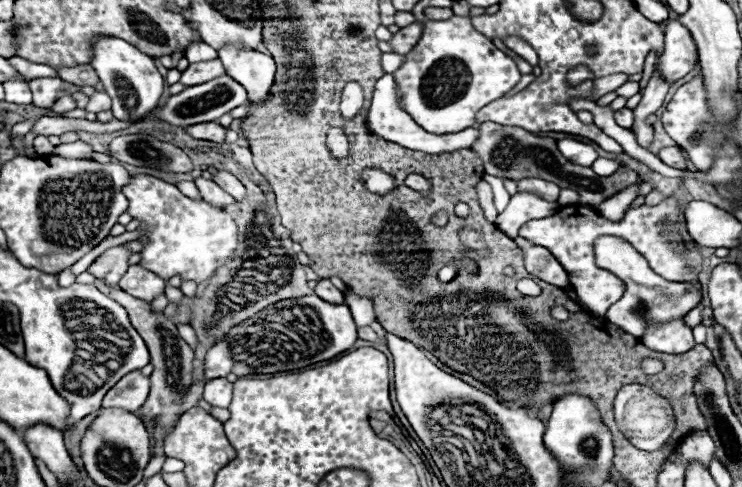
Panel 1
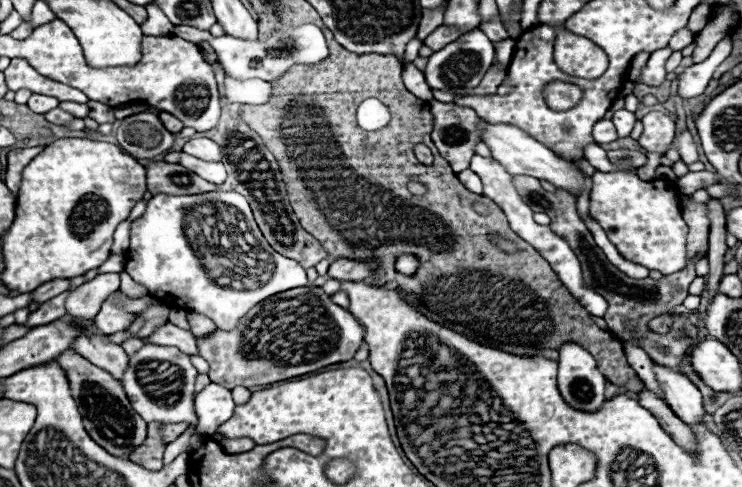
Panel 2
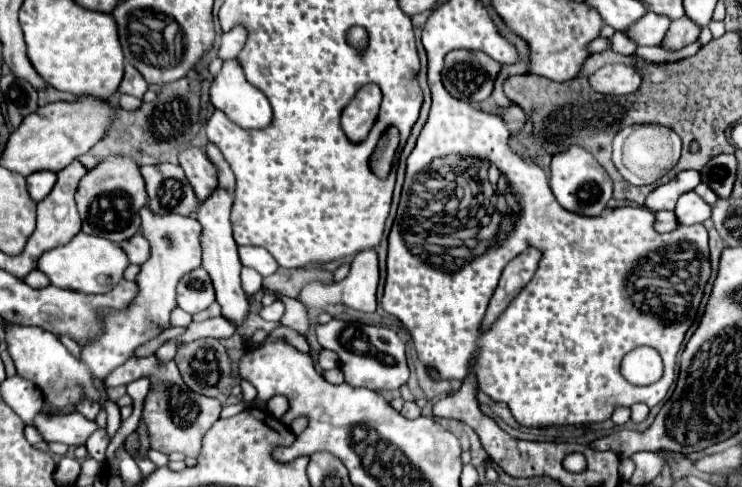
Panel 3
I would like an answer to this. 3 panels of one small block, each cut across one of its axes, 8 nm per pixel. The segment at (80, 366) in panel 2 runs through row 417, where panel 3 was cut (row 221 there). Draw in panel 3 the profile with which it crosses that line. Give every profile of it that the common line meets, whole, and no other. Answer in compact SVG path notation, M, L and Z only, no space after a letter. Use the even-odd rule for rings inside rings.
M108 156L96 168L88 170L88 176L80 180L76 192L78 214L82 218L82 232L92 236L102 236L112 242L128 240L138 232L140 216L138 210L146 204L146 190L144 178L140 168L124 156Z

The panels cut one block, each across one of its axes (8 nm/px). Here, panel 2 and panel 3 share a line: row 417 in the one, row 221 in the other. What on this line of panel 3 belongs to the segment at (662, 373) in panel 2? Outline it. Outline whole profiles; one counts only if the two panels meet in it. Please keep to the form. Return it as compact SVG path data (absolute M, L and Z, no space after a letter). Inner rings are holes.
M688 192L684 196L680 196L678 204L676 204L676 218L680 222L680 226L692 226L692 224L702 224L710 218L710 206L696 196L694 192Z

